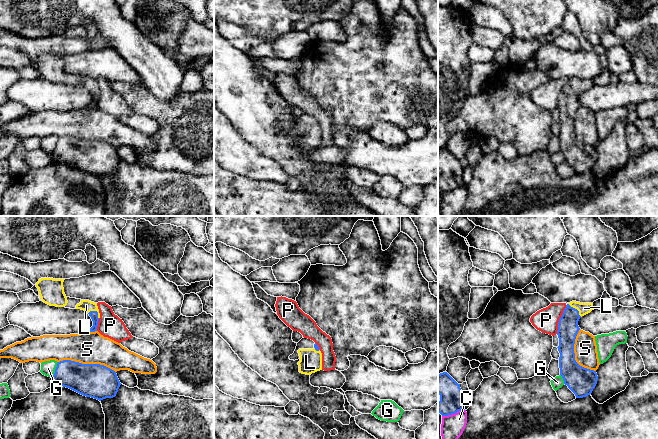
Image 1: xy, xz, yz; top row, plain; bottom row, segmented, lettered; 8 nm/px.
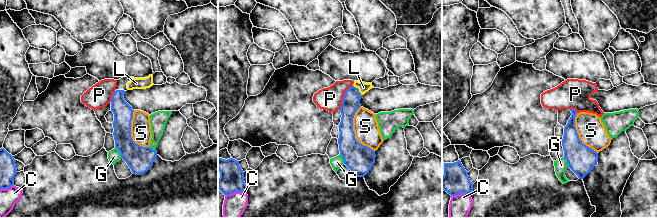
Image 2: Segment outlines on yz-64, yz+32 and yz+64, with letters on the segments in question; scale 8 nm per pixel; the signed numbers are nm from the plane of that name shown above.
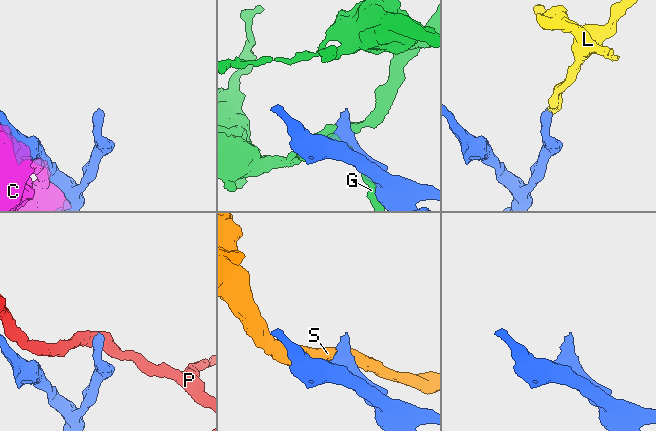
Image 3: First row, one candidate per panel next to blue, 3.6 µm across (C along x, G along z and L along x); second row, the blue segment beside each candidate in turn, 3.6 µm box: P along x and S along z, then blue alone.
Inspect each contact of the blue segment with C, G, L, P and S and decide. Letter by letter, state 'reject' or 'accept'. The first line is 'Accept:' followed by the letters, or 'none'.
Accept: L
C: reject
G: reject
L: accept
P: reject
S: reject

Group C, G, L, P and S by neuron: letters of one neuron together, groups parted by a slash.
C / G / L / P / S

